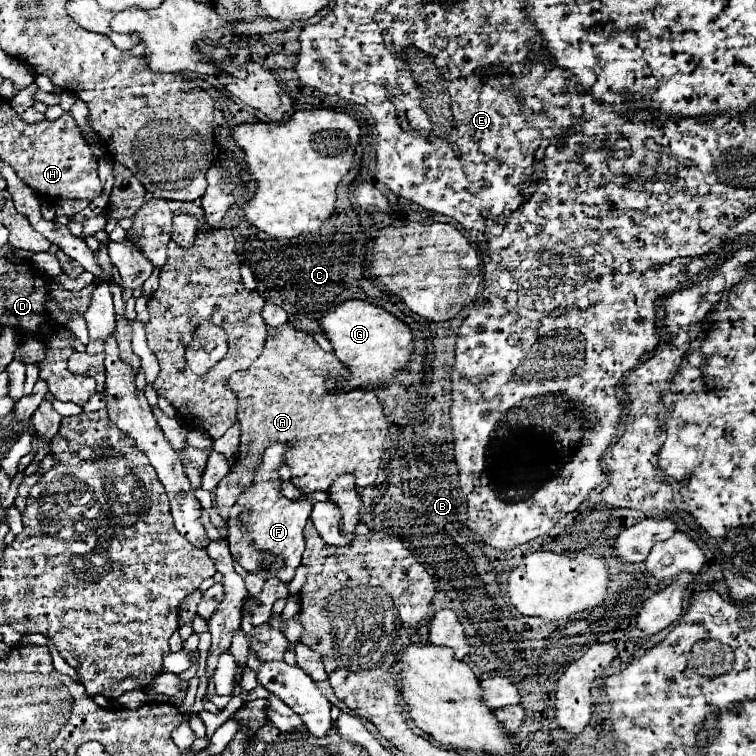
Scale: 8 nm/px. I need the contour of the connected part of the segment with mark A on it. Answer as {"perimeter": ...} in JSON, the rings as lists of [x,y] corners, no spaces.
{"perimeter":[[[289,324],[283,325],[280,329],[282,329],[280,337],[268,337],[262,355],[246,371],[234,373],[228,379],[228,387],[236,393],[238,399],[236,419],[240,423],[240,453],[232,471],[216,487],[216,509],[224,519],[228,519],[230,509],[234,507],[238,495],[252,484],[258,469],[256,465],[262,463],[264,451],[274,443],[288,445],[290,453],[286,451],[286,465],[296,471],[296,489],[300,489],[300,493],[304,495],[327,490],[334,479],[344,473],[352,473],[356,477],[358,487],[368,487],[376,479],[378,463],[384,449],[384,439],[388,435],[388,421],[382,413],[382,405],[378,397],[368,389],[350,389],[334,395],[328,393],[326,375],[338,375],[338,377],[346,375],[336,355],[322,351],[312,335],[297,331]]]}

